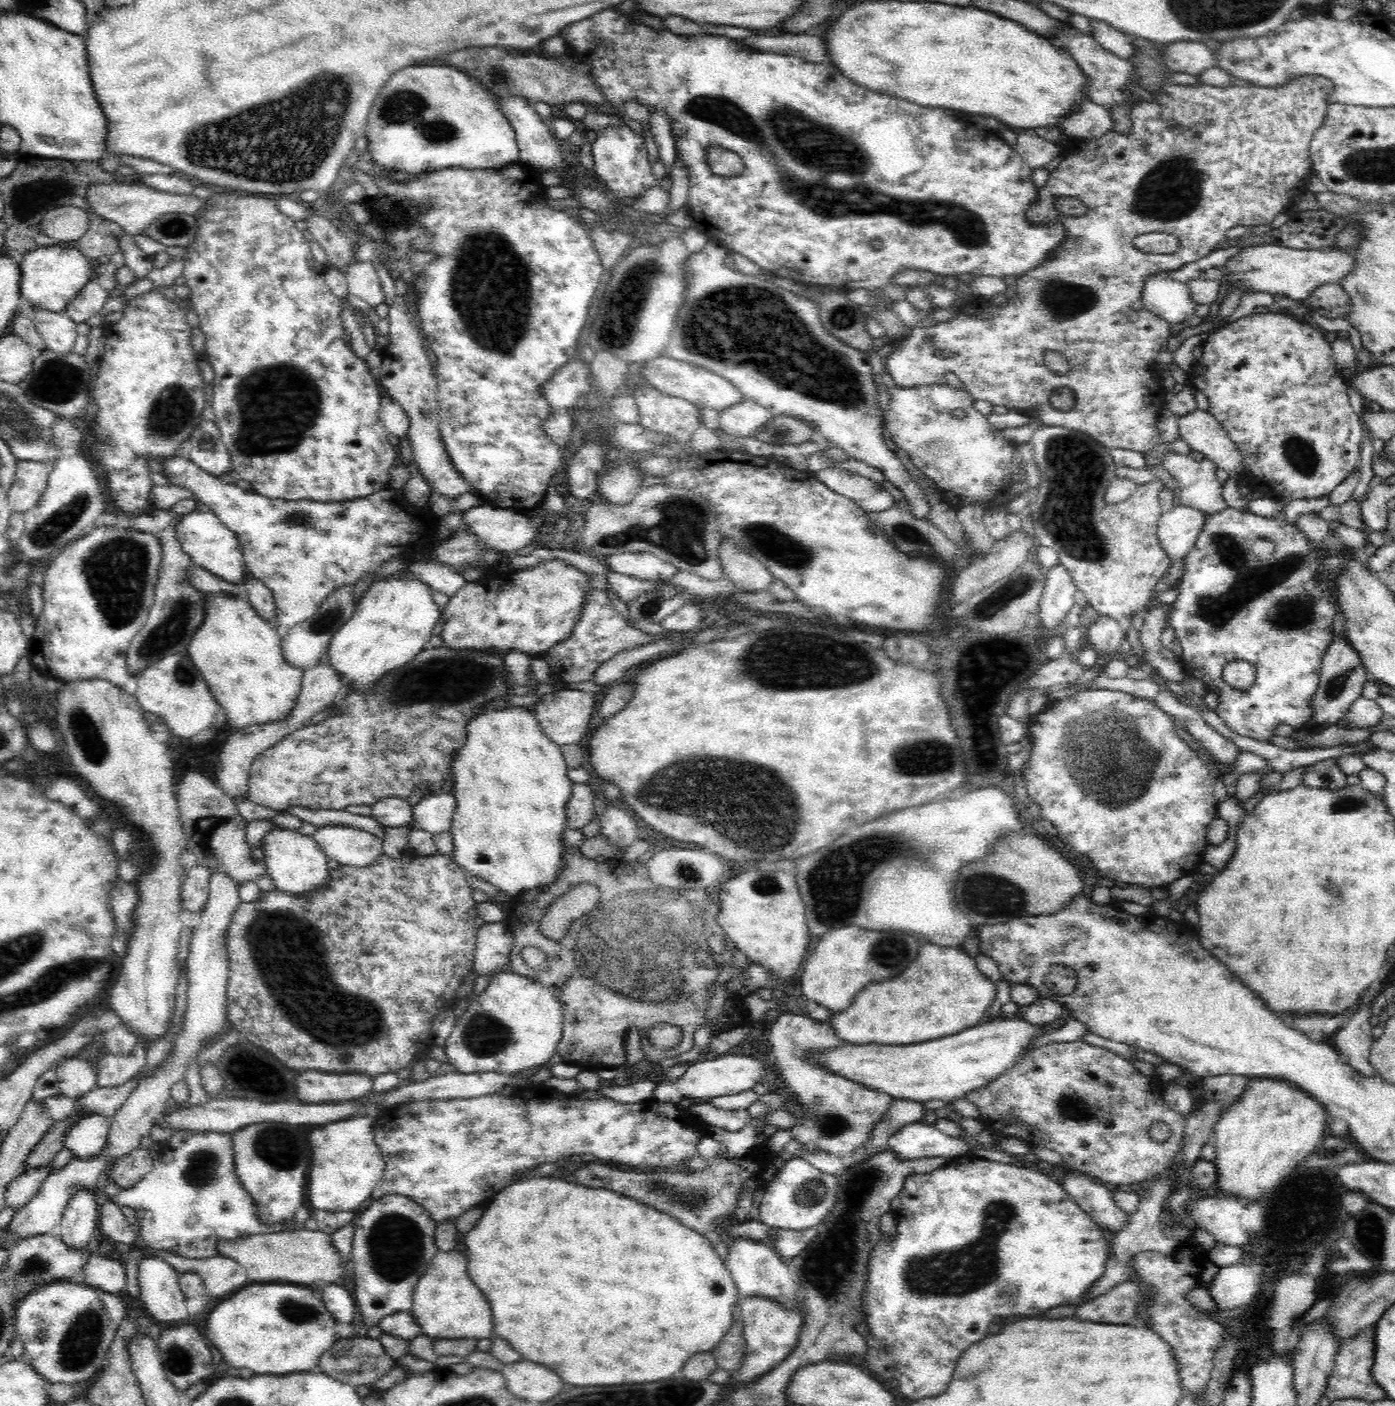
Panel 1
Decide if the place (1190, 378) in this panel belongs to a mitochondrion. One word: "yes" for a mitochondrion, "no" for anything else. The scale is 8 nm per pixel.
no

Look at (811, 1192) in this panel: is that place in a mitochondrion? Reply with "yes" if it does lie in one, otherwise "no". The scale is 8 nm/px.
yes

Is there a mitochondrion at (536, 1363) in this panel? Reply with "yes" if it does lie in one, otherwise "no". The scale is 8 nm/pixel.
no

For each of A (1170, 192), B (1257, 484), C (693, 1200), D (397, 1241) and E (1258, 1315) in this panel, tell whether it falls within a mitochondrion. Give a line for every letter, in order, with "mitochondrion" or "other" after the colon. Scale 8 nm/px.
A: mitochondrion
B: other
C: mitochondrion
D: mitochondrion
E: other

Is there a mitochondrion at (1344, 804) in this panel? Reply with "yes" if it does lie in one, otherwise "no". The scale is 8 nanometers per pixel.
yes

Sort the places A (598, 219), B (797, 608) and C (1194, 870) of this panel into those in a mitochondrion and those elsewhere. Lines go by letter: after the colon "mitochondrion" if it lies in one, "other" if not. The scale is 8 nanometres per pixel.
A: other
B: other
C: other

